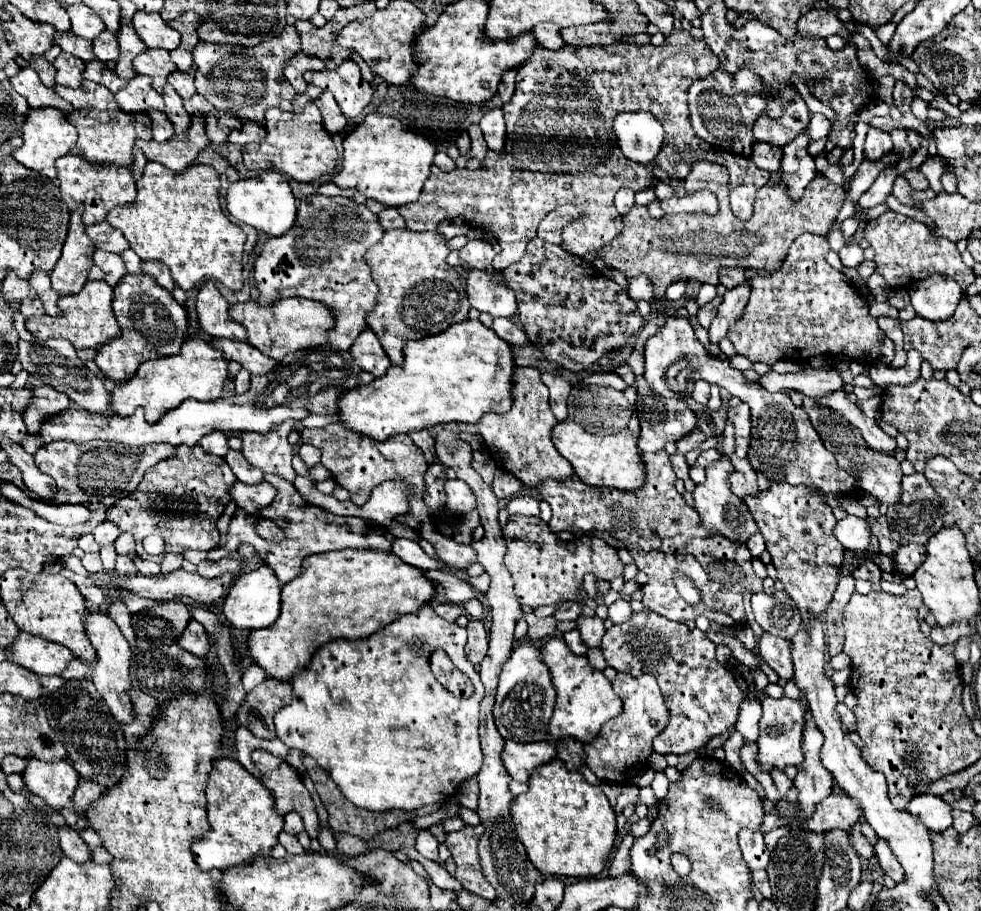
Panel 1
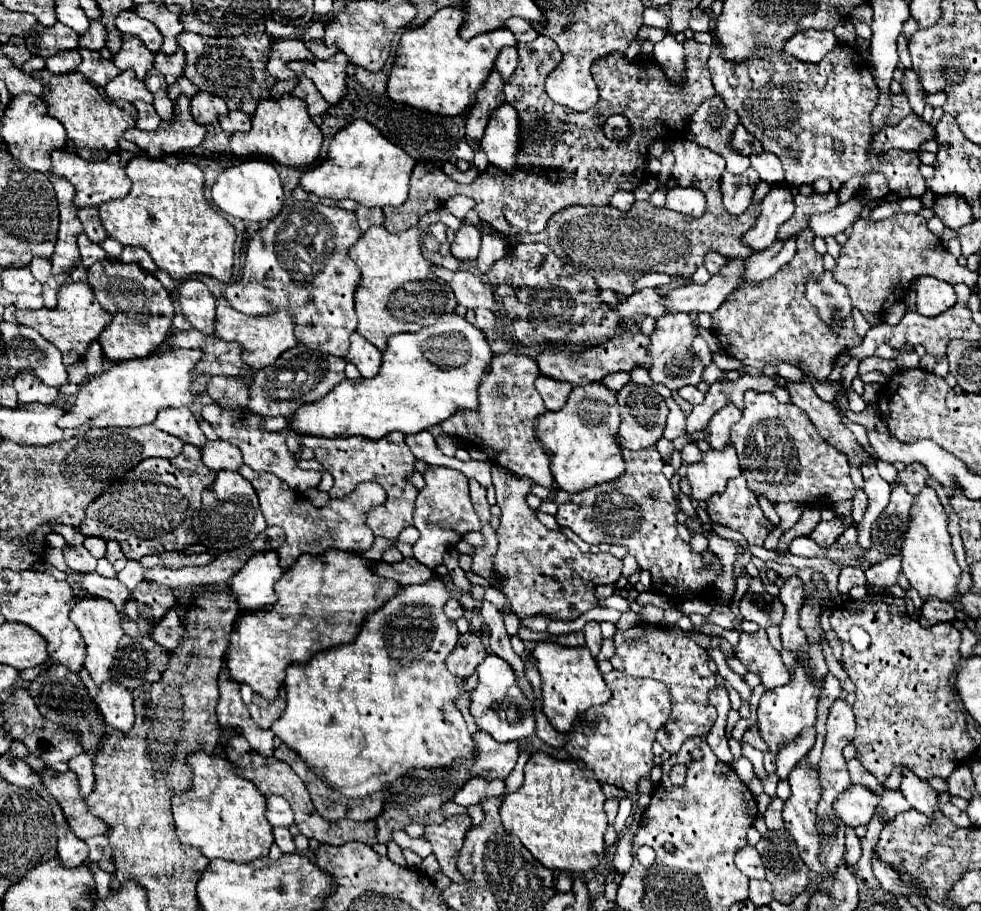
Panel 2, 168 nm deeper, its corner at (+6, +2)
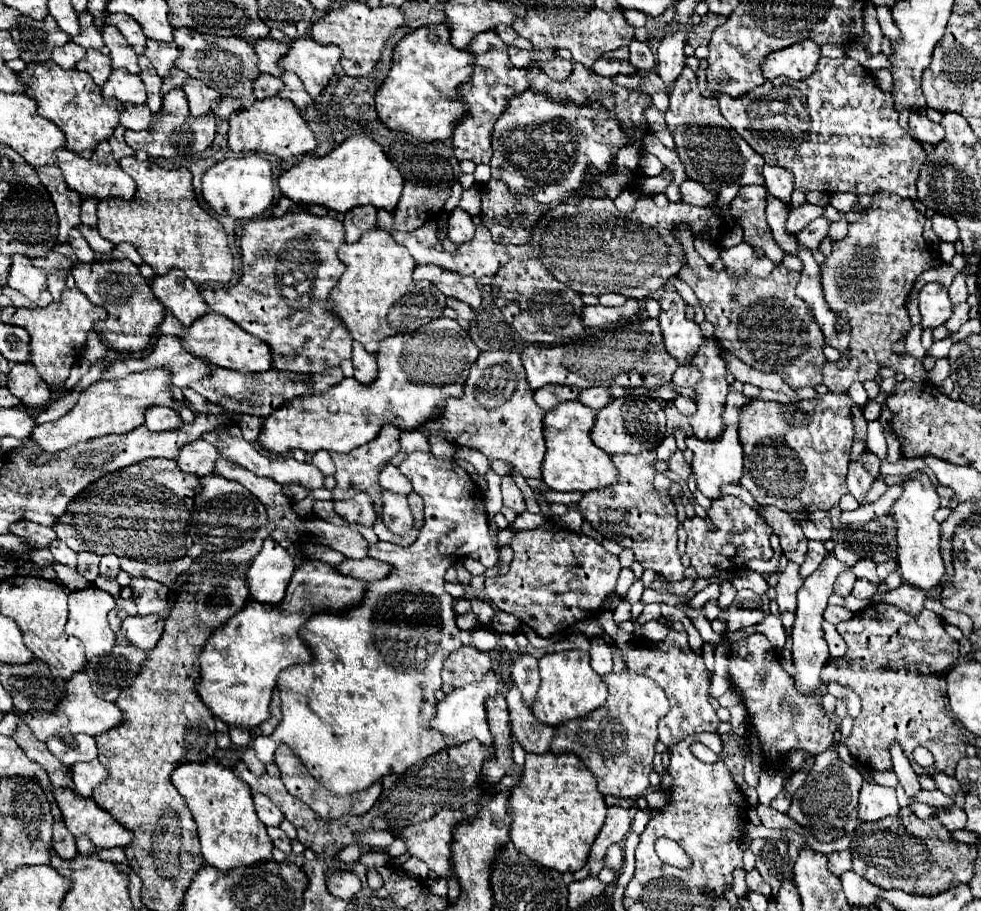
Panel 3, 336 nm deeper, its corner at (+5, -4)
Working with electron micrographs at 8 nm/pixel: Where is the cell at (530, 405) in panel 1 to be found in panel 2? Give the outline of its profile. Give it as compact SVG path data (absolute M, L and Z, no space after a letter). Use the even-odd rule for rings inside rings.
M495 355L493 363L487 367L481 387L479 387L479 409L459 411L441 423L443 433L467 439L481 447L485 455L499 467L511 471L517 477L527 477L531 483L551 491L553 475L549 455L545 455L539 439L535 437L535 419L545 413L541 395L535 389L535 379L539 375L537 363L527 355Z

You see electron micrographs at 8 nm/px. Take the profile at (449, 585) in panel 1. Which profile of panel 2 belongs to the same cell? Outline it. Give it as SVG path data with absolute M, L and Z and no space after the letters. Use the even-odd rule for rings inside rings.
M413 557L403 559L401 563L393 563L393 565L379 561L375 565L375 571L377 571L377 575L381 575L385 579L395 579L401 585L421 585L421 583L427 583L437 577L437 573L433 569L425 567L423 563L417 563L417 559L413 559Z

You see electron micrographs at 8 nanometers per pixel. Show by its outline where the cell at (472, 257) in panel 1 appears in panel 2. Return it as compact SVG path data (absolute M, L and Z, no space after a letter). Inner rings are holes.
M463 221L463 227L457 231L455 241L451 243L451 253L461 259L465 265L475 265L477 255L481 251L481 233L477 227L467 225Z

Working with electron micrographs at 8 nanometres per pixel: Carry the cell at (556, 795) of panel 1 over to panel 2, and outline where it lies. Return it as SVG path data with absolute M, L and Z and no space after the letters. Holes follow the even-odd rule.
M535 751L525 765L523 785L505 795L499 813L505 831L517 835L543 867L585 873L605 859L603 835L609 823L603 803L605 795L601 785L581 763L561 761L543 751Z

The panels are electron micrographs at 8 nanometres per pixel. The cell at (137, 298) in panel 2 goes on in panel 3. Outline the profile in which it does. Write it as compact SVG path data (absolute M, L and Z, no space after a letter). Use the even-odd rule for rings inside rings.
M96 259L94 265L76 263L72 267L72 277L76 287L94 303L108 311L108 319L96 325L96 333L102 337L102 343L114 351L144 351L152 333L162 323L164 307L154 297L148 281L140 277L138 267L128 259Z

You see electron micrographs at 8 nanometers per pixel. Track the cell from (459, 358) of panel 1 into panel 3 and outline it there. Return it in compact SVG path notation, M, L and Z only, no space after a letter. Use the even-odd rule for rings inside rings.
M446 317L434 319L414 333L386 337L376 353L376 381L362 385L356 379L342 379L330 393L310 393L286 401L264 419L258 443L276 455L294 449L348 453L370 443L384 423L394 423L400 431L414 431L438 417L448 397L462 397L468 369L478 355L480 349L470 335Z

